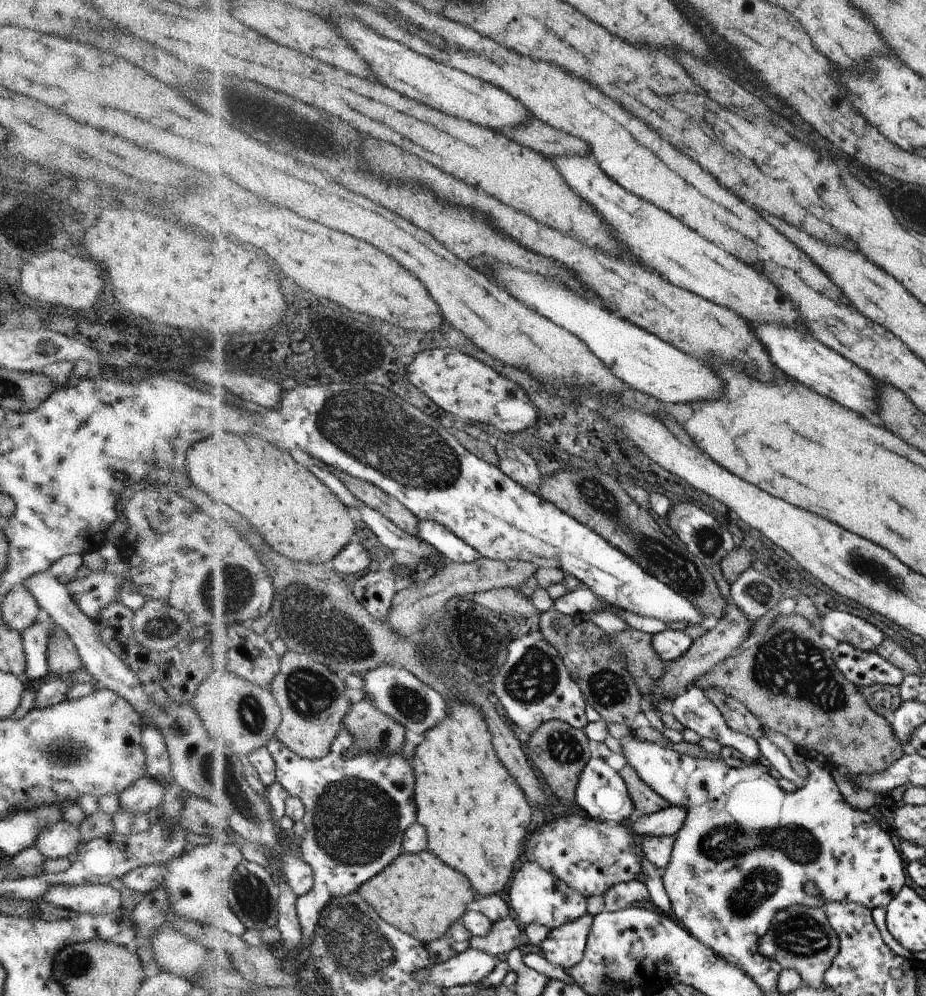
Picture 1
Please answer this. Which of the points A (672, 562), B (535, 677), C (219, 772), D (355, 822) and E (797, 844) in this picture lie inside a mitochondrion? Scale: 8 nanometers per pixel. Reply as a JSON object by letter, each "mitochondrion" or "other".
{"A":"mitochondrion","B":"mitochondrion","C":"mitochondrion","D":"mitochondrion","E":"mitochondrion"}

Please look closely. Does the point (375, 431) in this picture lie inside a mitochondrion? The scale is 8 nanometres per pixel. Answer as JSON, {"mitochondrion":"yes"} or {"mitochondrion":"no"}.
{"mitochondrion":"yes"}

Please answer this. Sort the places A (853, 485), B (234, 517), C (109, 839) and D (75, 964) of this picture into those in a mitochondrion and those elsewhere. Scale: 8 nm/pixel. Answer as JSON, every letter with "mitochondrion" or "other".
{"A":"other","B":"other","C":"other","D":"mitochondrion"}

